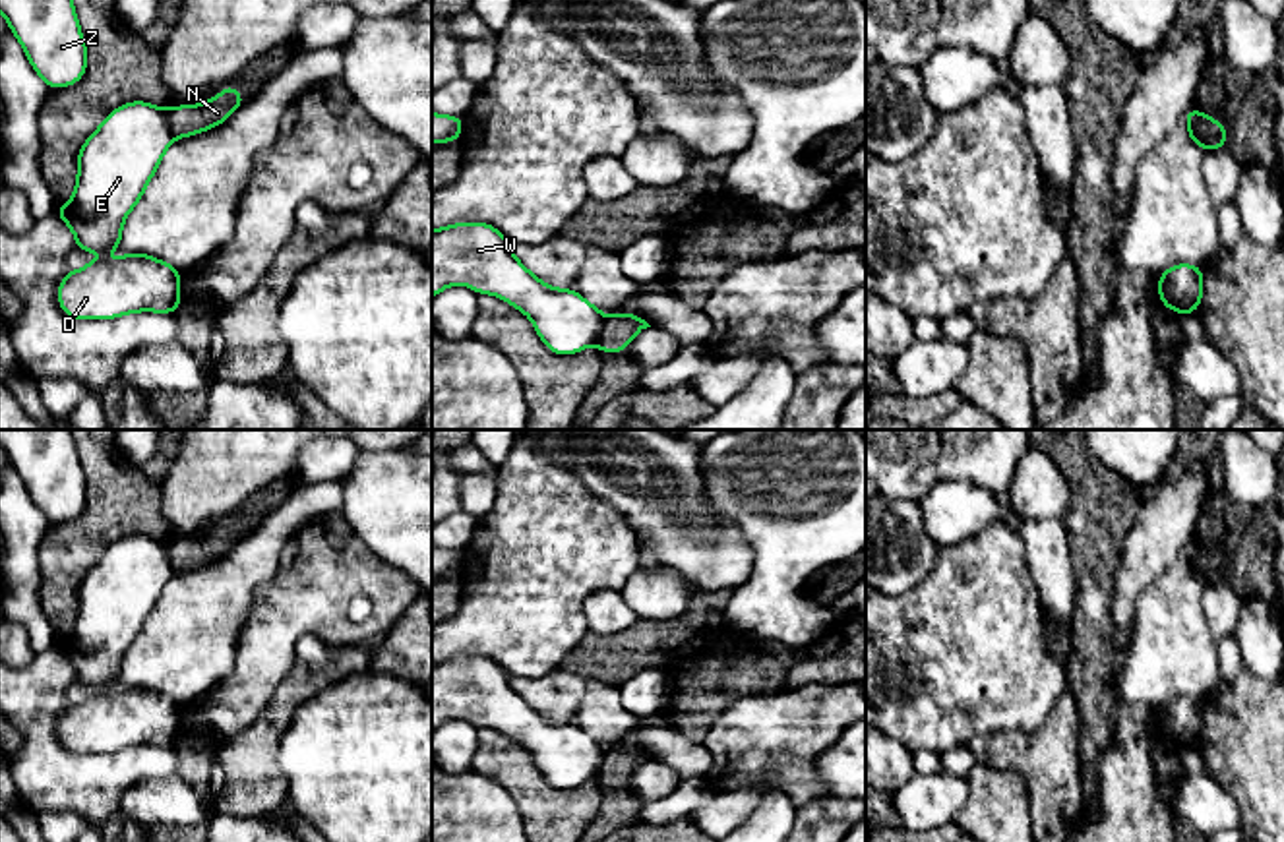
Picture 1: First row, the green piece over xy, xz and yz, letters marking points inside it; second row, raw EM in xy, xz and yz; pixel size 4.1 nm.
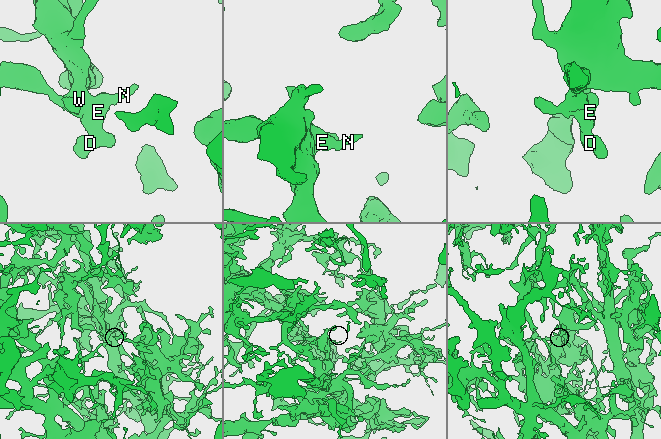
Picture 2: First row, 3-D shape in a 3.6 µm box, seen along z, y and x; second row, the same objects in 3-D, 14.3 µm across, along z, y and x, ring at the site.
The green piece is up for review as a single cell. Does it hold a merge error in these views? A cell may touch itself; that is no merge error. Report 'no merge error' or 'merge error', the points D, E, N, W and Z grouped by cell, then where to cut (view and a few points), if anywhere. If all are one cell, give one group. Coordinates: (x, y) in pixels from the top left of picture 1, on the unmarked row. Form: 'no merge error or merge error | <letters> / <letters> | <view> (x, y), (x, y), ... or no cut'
merge error | D E W Z / N | xy (165, 542), (169, 566), (175, 571)

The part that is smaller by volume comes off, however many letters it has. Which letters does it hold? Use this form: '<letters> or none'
N

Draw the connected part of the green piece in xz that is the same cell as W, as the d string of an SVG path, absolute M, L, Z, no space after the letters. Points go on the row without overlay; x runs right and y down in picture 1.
M457 656L432 664L432 732L451 718L494 728L531 751L554 788L575 788L596 778L602 743L573 722L552 722L513 687L511 676L488 656Z

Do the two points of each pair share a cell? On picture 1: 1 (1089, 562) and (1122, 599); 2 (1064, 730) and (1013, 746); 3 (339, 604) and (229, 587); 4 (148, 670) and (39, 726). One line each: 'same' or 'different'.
1: different
2: same
3: different
4: different

